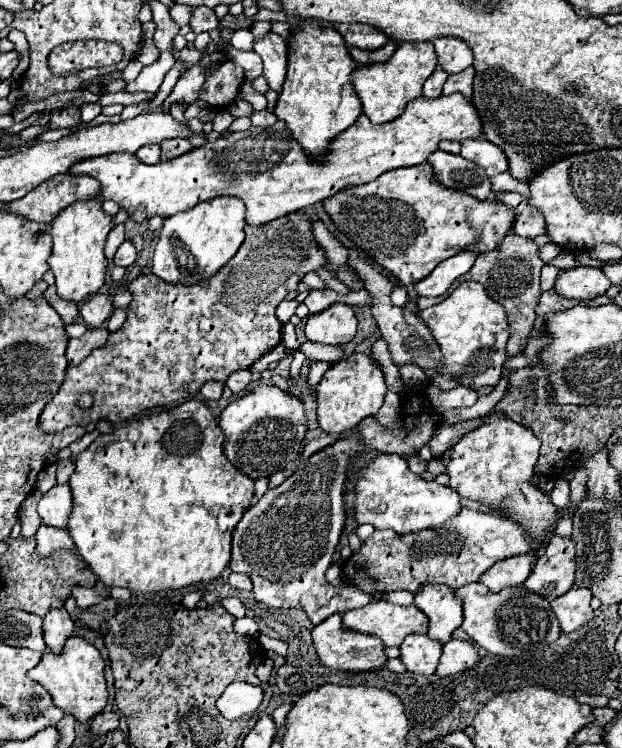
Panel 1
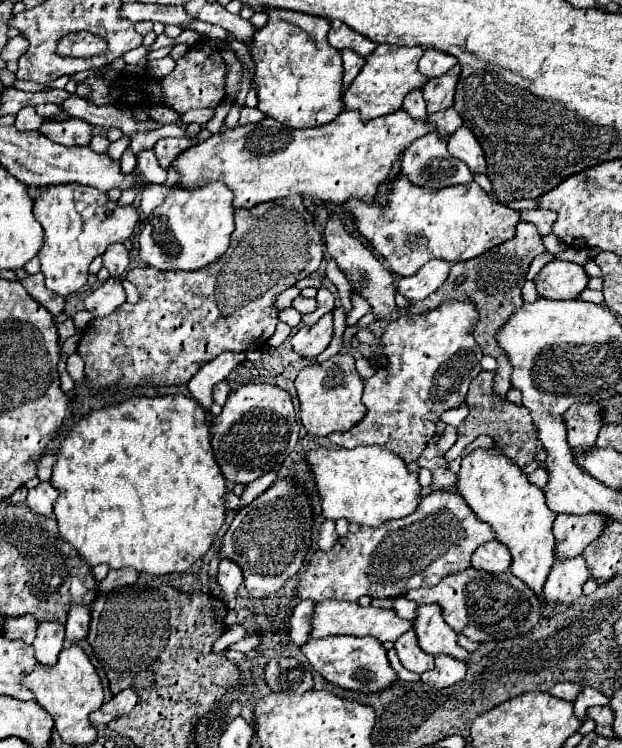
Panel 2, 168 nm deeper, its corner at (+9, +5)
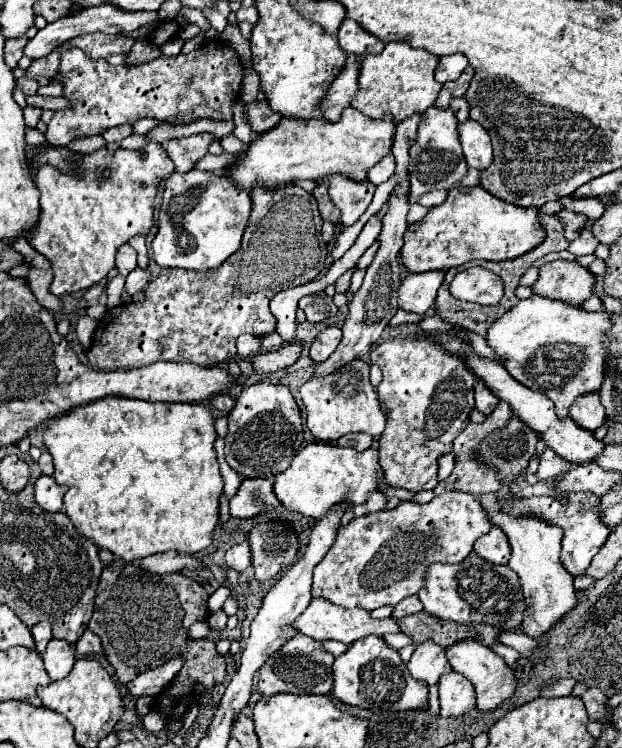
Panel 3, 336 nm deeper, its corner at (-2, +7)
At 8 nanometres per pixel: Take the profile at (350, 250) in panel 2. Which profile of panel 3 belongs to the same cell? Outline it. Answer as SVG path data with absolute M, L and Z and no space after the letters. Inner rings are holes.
M330 175L328 177L328 195L332 203L342 211L342 227L348 227L360 219L366 207L372 201L374 189L370 181L356 181L346 175Z

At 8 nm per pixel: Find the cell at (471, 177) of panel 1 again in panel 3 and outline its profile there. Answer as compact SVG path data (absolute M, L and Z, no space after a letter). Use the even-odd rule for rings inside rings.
M436 105L428 107L420 117L416 141L410 147L410 163L408 163L408 179L410 179L410 203L418 205L418 197L434 191L434 189L452 189L466 175L466 161L460 149L460 141L456 137L458 119L454 111L440 109Z

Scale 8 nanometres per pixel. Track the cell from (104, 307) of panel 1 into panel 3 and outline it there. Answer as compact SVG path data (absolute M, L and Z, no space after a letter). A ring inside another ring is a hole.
M136 267L128 277L126 277L126 293L134 295L138 291L144 291L146 285L152 281L152 273L148 269Z

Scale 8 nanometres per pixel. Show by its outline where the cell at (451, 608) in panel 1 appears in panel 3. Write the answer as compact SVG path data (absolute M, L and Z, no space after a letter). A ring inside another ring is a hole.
M462 641L460 645L452 645L446 653L448 653L448 661L450 661L452 669L458 671L460 675L464 675L466 679L470 679L472 685L476 687L478 711L494 711L514 695L514 689L516 689L514 671L504 663L504 659L500 655L496 655L488 647L484 647L476 641Z

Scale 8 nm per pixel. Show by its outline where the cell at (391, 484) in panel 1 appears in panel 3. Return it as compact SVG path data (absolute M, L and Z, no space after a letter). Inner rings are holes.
M310 443L294 455L290 467L274 477L274 493L280 503L304 517L318 519L328 509L344 499L350 499L354 505L364 503L366 495L378 489L378 479L384 477L384 471L378 463L378 451L368 449L358 453L354 447L338 447L330 443Z

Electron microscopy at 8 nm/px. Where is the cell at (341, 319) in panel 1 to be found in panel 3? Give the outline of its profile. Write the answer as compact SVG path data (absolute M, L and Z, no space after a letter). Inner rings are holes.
M330 325L326 331L322 331L314 343L310 345L310 359L314 363L322 363L326 361L334 349L338 347L338 343L342 341L342 329L338 325Z

